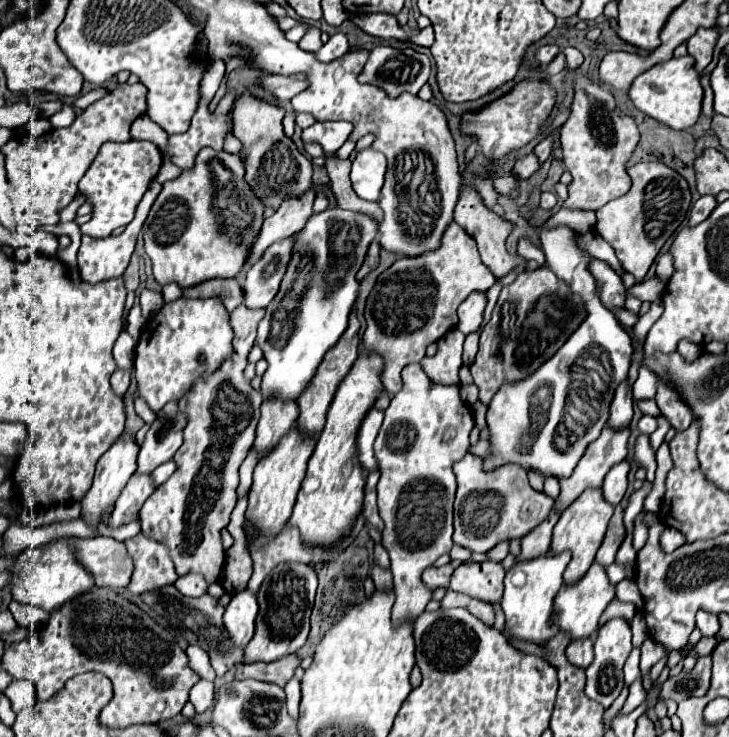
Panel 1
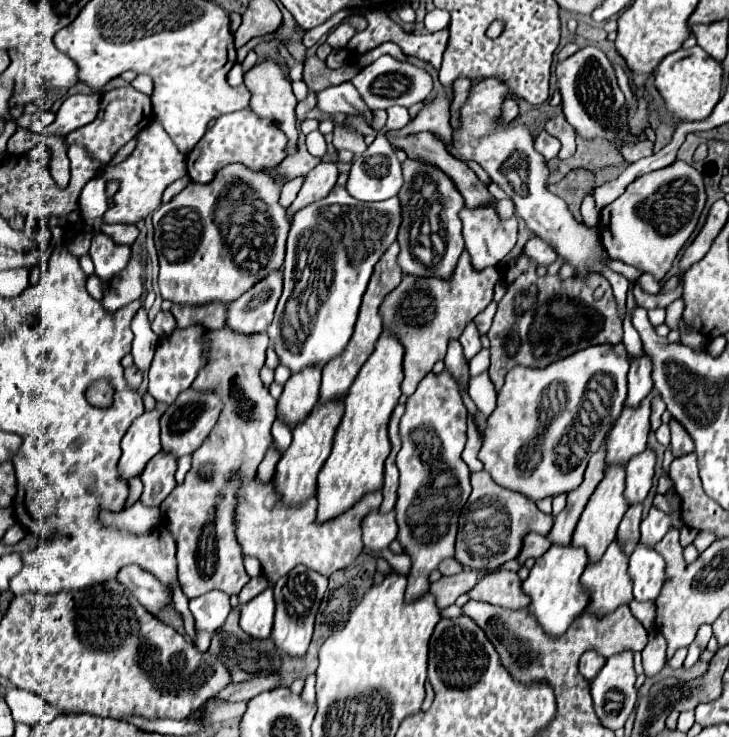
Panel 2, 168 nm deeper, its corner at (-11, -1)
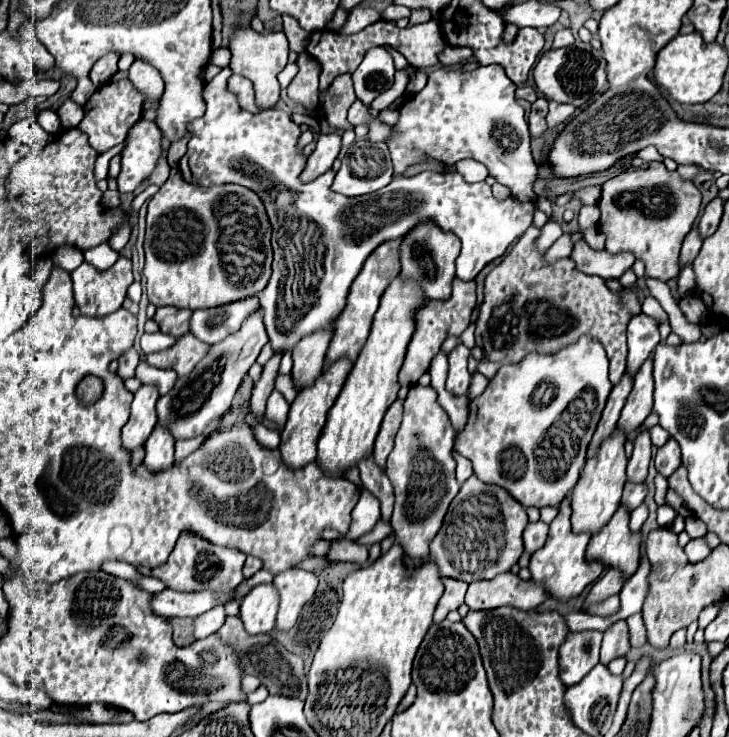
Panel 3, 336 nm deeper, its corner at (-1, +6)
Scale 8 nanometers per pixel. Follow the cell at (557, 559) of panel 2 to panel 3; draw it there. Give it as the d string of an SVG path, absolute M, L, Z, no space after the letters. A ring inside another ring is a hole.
M562 500L560 504L560 512L558 516L552 520L550 524L550 532L548 532L548 540L546 544L532 554L530 560L530 572L532 572L532 580L538 580L546 586L546 590L550 592L552 598L558 600L568 600L574 598L578 594L582 594L582 590L600 578L600 574L604 572L604 564L594 560L588 562L586 560L586 546L590 540L590 534L574 534L570 528L570 516L572 516L572 508L570 508L570 500Z

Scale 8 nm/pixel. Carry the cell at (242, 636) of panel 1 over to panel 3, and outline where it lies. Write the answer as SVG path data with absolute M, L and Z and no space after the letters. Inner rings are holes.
M258 584L244 598L240 606L240 620L244 622L246 632L264 634L276 626L278 612L278 590L274 584Z

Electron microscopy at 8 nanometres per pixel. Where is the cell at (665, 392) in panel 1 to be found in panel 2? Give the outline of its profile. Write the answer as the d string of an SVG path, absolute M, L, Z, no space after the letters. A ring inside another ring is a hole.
M672 419L672 421L670 421L670 431L672 431L672 443L670 443L670 445L672 445L674 457L694 451L694 441L692 441L692 437L688 435L688 431L682 427L682 423L678 423L676 419Z

